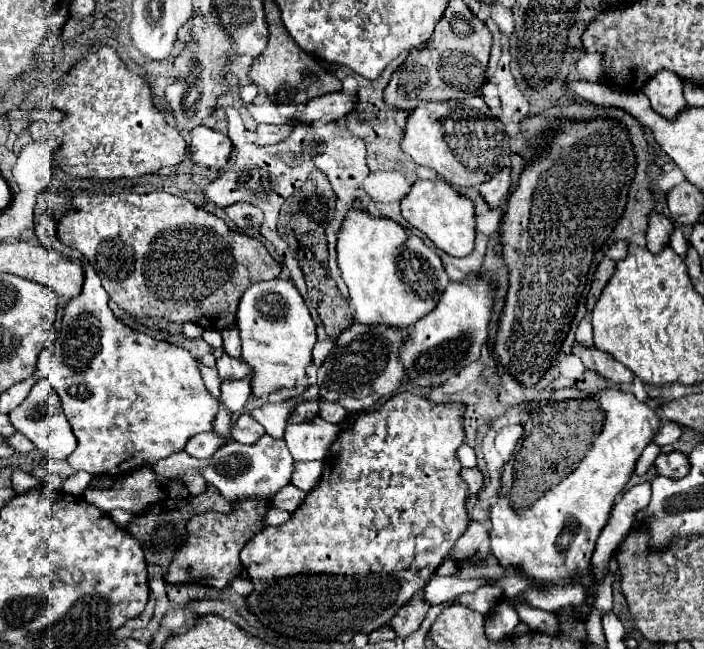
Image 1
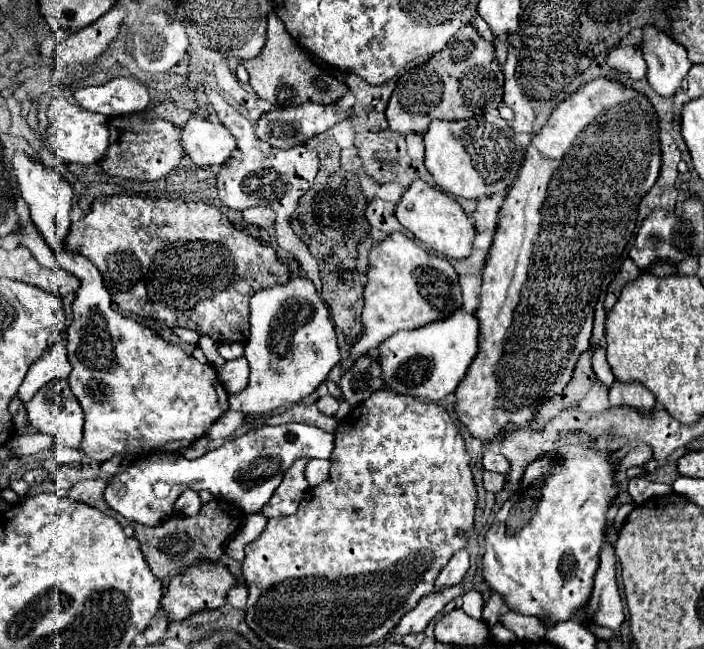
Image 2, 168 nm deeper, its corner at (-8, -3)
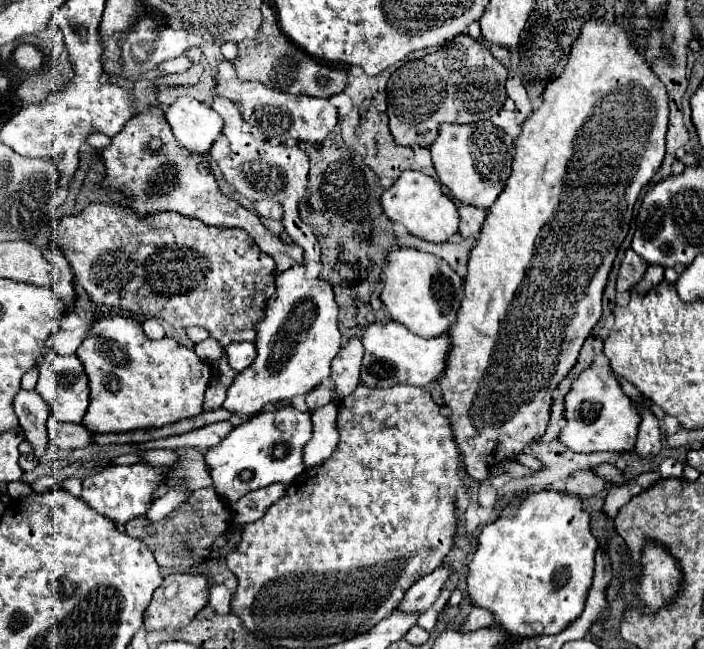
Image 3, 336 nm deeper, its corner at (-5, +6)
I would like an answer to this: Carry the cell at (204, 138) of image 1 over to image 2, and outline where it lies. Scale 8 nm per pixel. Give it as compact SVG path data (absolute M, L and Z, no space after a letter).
M192 117L182 127L182 147L186 155L200 167L222 165L230 159L230 153L236 149L232 133L212 121L202 121Z

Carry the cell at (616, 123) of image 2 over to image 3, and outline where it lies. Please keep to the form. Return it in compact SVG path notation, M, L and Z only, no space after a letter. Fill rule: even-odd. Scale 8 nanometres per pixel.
M625 10L625 12L615 14L611 22L607 22L605 18L589 18L583 24L579 36L571 44L563 72L545 86L543 104L523 122L523 130L519 134L519 140L515 142L515 156L513 156L513 166L511 166L513 172L505 184L505 190L499 194L495 204L489 208L487 218L481 228L481 234L479 234L479 240L471 250L469 272L465 276L465 298L457 312L457 320L451 326L451 332L449 332L451 348L447 354L447 366L445 366L443 374L437 378L437 382L443 390L445 404L451 408L449 422L453 428L453 438L457 442L457 450L465 464L465 472L467 472L467 476L471 476L477 482L491 478L493 466L513 462L513 458L517 454L527 452L529 446L545 434L547 424L549 424L549 414L551 414L551 392L567 376L567 372L575 366L585 338L591 334L593 326L601 318L603 290L605 290L609 272L613 268L613 260L619 252L619 246L623 244L623 240L629 232L633 204L637 202L637 196L643 190L643 186L647 186L649 180L655 176L655 172L659 170L661 160L665 156L665 134L667 134L667 124L669 124L669 104L667 104L669 98L667 98L663 82L653 74L649 62L645 60L645 48L637 44L633 20L635 20L635 16L629 10ZM535 178L539 178L537 186L535 186L535 182L531 182Z

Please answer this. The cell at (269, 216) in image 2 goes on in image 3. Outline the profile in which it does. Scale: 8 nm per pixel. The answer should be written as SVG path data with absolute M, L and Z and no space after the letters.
M275 200L255 202L255 210L257 210L259 216L265 216L265 218L273 218L273 220L281 220L283 218L283 208Z

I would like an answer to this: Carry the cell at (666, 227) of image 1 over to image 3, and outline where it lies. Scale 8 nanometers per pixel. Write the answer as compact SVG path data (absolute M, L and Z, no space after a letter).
M649 266L645 278L635 286L635 290L641 292L641 294L647 294L647 292L649 292L653 286L657 286L661 280L663 280L663 268L661 268L661 266Z

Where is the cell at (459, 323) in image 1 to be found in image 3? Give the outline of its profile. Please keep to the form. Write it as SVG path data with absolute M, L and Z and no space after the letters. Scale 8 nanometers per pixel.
M375 322L371 324L363 338L363 364L359 380L369 388L389 388L393 384L409 384L409 386L425 386L441 376L447 362L449 338L419 338L409 332L405 326L397 322Z

